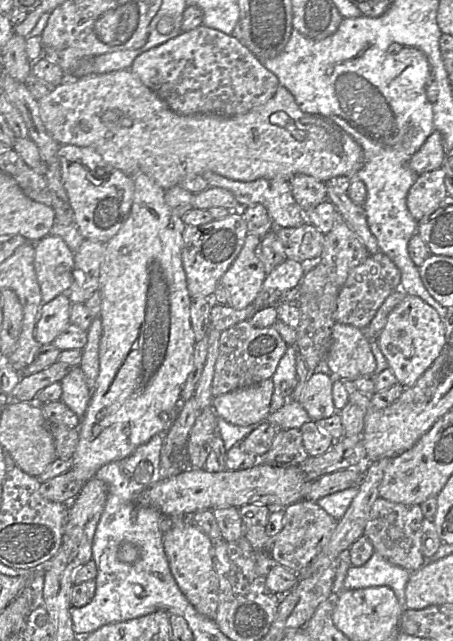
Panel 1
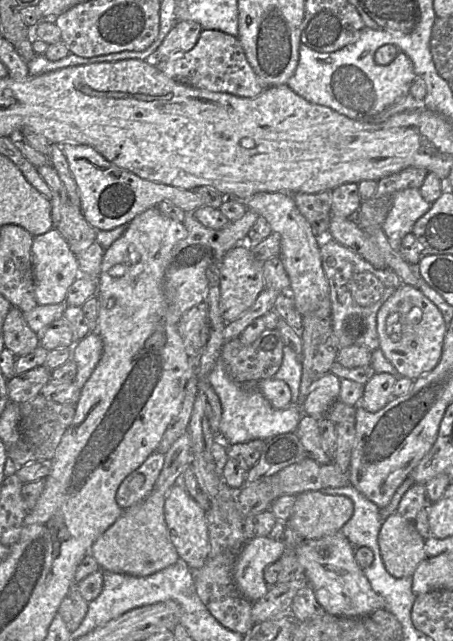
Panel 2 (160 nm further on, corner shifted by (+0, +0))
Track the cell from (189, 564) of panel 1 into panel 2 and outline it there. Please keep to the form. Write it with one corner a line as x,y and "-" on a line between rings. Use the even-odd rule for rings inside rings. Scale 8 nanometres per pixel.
180,483
172,486
166,495
164,517
169,538
179,558
184,560
192,571
200,569
206,562
210,551
206,512

